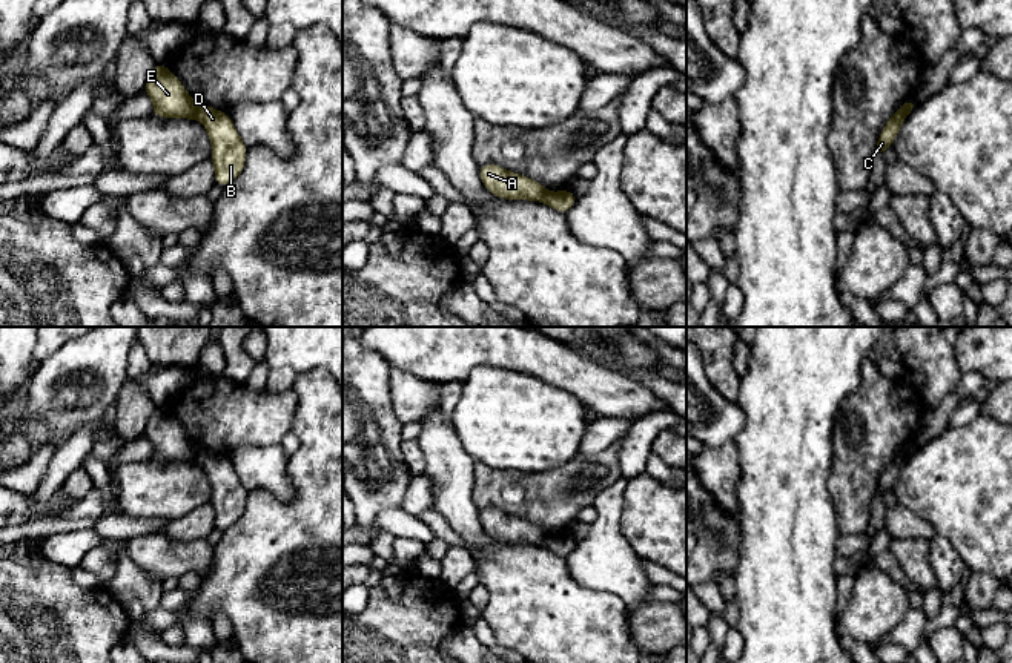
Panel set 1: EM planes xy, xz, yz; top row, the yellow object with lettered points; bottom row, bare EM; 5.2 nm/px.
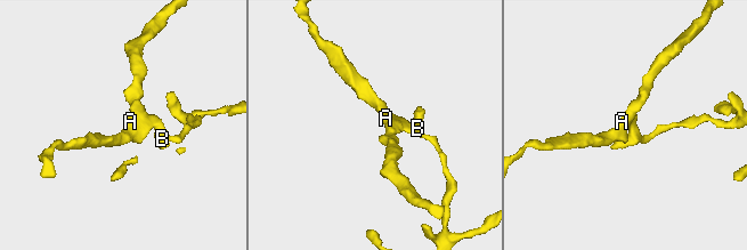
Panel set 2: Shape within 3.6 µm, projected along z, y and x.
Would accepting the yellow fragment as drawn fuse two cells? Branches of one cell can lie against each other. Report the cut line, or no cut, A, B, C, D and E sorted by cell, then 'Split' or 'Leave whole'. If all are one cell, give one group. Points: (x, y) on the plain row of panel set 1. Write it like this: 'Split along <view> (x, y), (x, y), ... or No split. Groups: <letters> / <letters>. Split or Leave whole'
Split along xy (195, 447), (197, 461). Groups: A C E / B D. Split

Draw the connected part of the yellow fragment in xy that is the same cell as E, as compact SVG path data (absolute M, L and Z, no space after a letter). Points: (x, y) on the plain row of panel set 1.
M158 407L144 427L144 436L154 447L152 460L197 462L197 447L164 407Z

